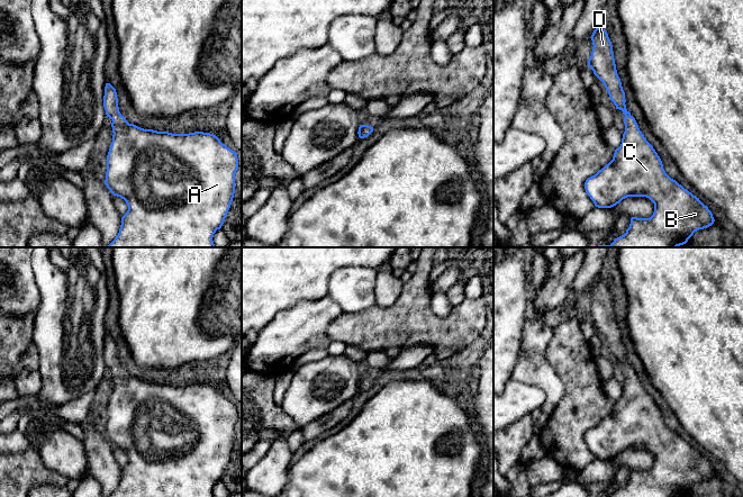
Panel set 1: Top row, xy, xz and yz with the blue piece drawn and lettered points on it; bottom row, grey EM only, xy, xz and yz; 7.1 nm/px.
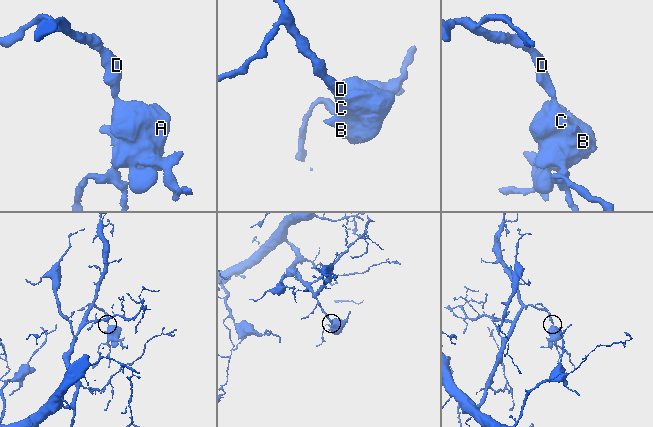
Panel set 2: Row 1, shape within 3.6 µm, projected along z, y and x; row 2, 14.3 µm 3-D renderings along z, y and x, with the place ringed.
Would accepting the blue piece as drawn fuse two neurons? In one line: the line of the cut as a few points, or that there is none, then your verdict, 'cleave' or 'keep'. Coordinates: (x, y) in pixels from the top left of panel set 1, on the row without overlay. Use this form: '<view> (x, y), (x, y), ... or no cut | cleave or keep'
no cut | keep

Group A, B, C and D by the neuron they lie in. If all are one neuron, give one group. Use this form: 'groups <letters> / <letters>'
groups A B C D

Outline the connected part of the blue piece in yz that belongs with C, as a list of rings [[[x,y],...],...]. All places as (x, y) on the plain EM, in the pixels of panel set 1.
[[[597,279],[590,290],[594,299],[588,318],[625,367],[625,383],[613,412],[586,432],[586,444],[598,460],[611,460],[627,449],[646,449],[654,455],[650,470],[632,469],[626,485],[610,497],[683,497],[695,484],[714,476],[713,466],[665,425],[660,408],[626,361],[607,283]]]

